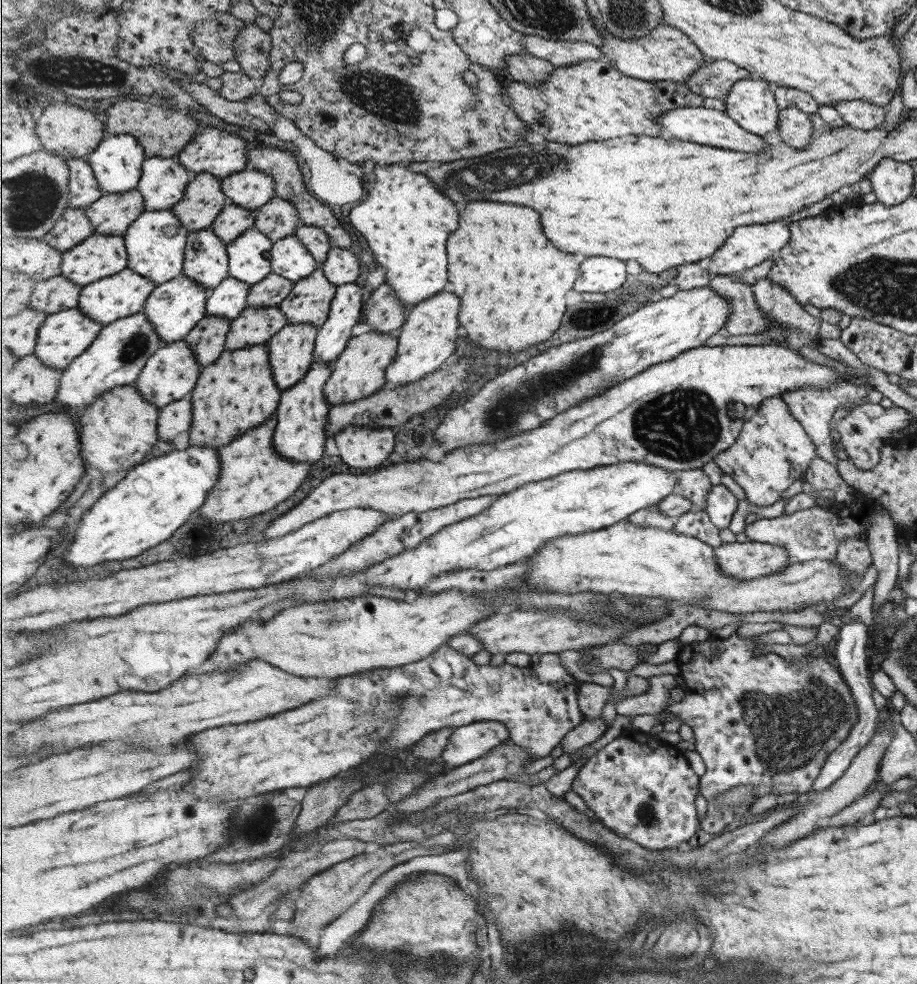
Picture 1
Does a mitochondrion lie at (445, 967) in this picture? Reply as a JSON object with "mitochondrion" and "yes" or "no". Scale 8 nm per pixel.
{"mitochondrion":"yes"}

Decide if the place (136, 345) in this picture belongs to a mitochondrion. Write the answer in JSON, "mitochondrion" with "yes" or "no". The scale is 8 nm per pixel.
{"mitochondrion":"yes"}

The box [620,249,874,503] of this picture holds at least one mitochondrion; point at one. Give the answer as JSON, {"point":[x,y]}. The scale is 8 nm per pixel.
{"point":[683,424]}

